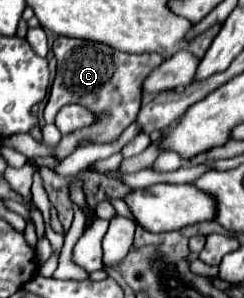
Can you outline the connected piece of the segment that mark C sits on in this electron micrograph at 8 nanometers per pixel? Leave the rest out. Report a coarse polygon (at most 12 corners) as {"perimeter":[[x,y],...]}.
{"perimeter":[[57,37],[43,117],[77,103],[99,113],[81,131],[117,141],[163,57]]}

